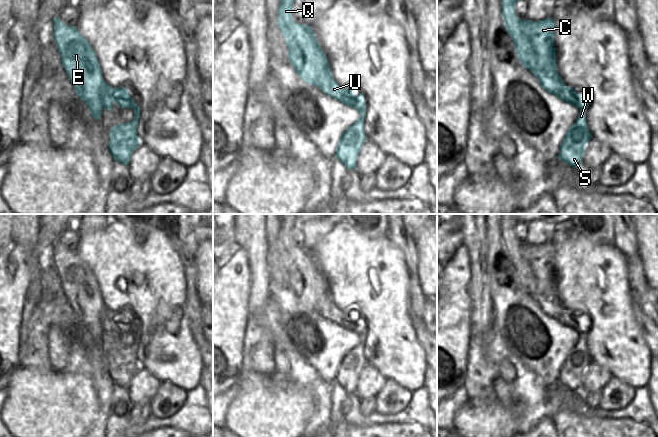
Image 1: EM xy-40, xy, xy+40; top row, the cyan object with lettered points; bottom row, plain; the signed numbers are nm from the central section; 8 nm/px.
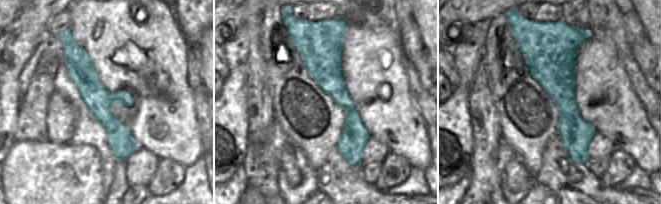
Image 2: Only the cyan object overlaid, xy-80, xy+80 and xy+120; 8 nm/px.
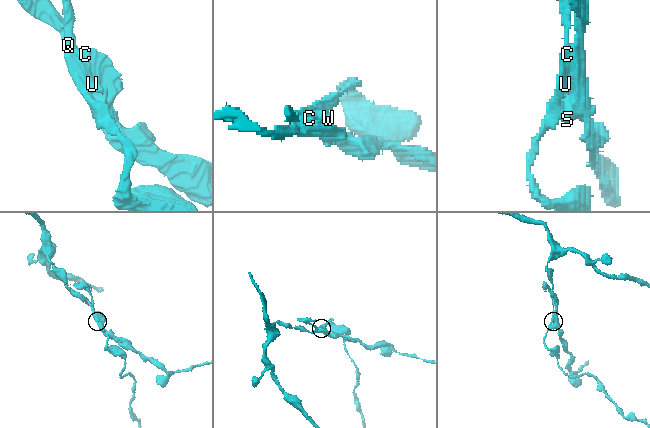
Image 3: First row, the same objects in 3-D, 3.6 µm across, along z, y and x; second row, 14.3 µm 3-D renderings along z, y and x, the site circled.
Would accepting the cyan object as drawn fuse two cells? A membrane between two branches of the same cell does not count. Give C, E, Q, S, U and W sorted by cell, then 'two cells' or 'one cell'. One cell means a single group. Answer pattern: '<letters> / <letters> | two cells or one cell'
C S U W / E Q | two cells

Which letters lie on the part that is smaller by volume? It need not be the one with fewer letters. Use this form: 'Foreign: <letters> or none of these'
Foreign: E, Q

